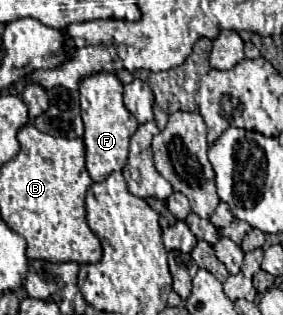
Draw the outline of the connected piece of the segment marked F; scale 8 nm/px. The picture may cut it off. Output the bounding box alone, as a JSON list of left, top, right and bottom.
[79,72,139,182]

